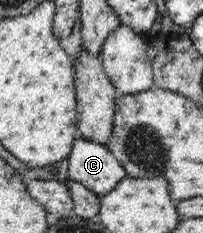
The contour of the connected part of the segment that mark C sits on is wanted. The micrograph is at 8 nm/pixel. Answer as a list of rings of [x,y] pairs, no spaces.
[[[76,138],[69,154],[68,178],[81,183],[99,198],[111,192],[128,174],[106,145]]]

